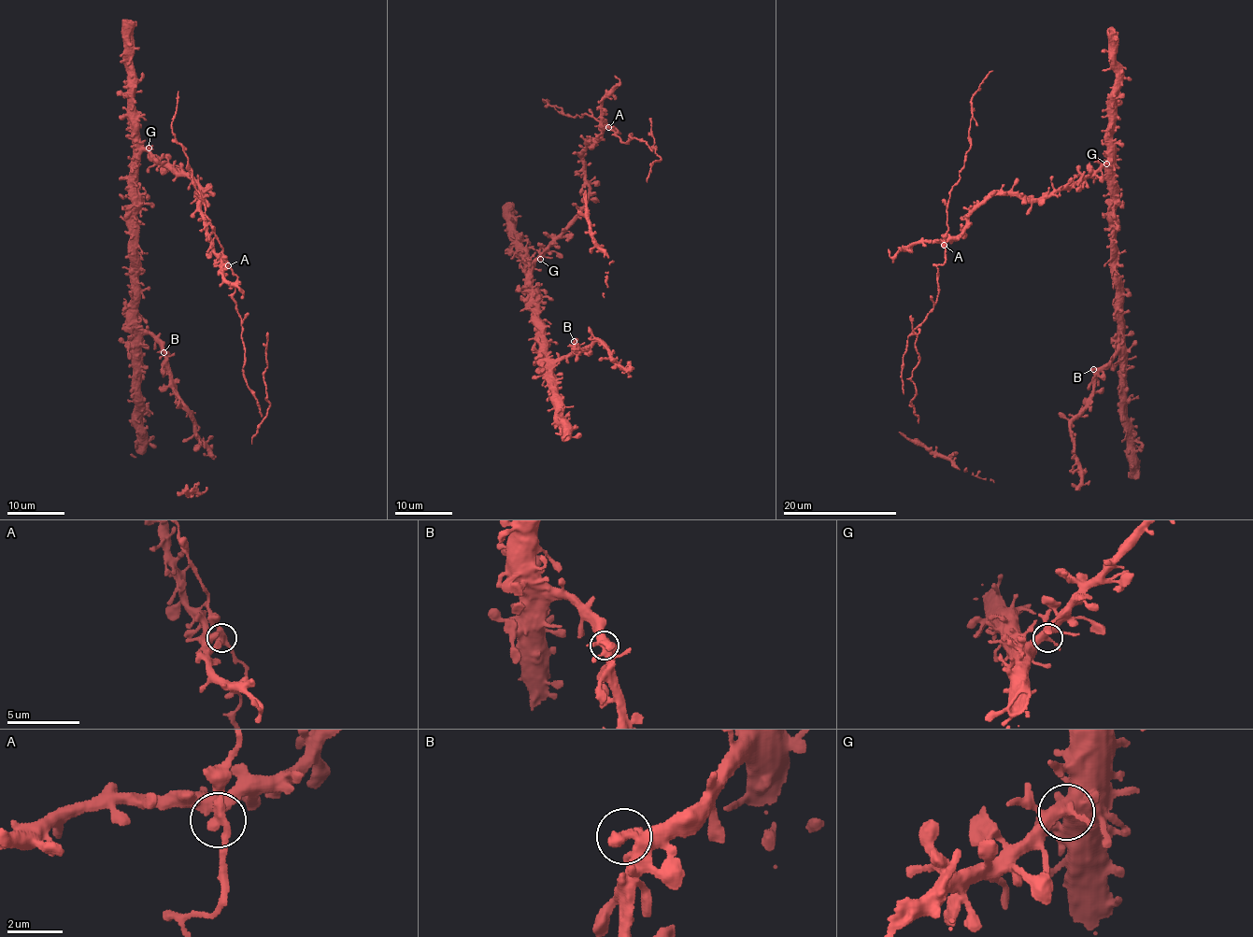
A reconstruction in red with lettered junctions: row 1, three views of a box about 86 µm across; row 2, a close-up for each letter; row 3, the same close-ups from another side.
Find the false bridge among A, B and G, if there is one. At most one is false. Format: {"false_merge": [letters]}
{"false_merge": ["A"]}

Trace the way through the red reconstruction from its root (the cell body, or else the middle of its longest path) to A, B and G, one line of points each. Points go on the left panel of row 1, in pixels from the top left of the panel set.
A: (196, 184), (204, 192), (200, 207), (210, 247), (227, 265)
B: (196, 184), (190, 176), (160, 164), (147, 151), (139, 154), (135, 243), (137, 323), (149, 331), (163, 352)
G: (196, 184), (190, 176), (160, 164), (149, 148)

